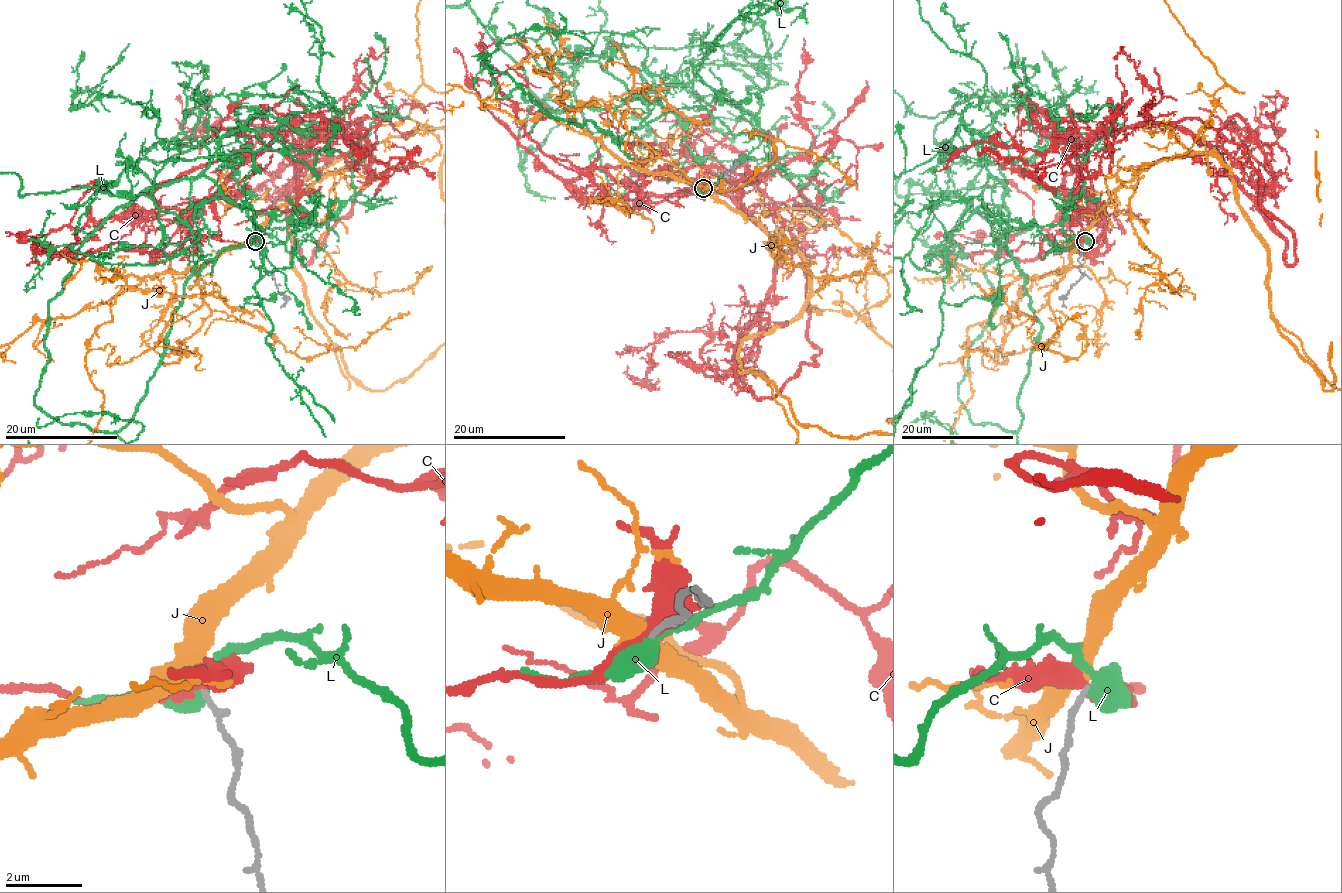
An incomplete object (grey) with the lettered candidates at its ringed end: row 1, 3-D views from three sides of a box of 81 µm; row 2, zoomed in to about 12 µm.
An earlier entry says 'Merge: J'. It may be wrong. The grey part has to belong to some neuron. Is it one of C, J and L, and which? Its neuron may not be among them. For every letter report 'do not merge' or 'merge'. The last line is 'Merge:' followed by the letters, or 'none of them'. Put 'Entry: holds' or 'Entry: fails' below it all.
C: do not merge
J: merge
L: do not merge
Merge: J
Entry: holds

